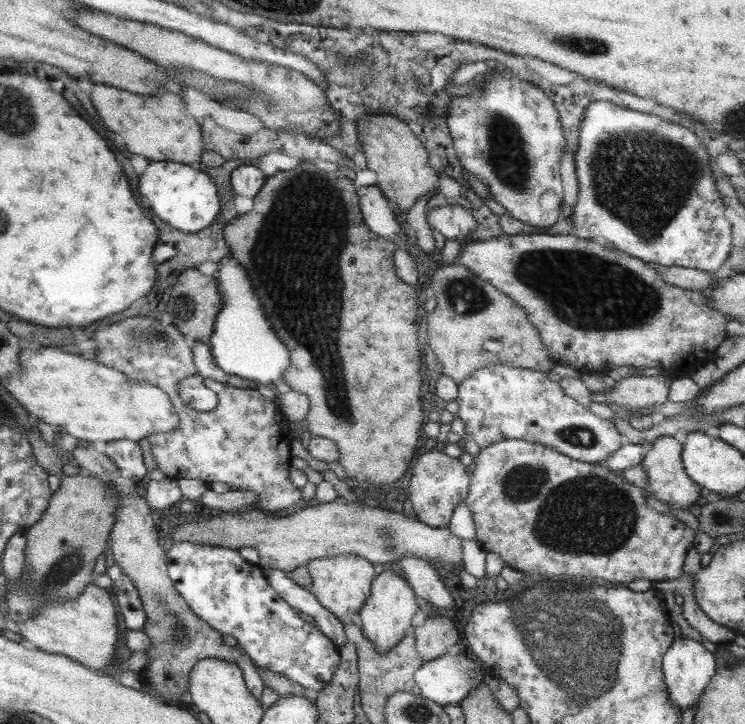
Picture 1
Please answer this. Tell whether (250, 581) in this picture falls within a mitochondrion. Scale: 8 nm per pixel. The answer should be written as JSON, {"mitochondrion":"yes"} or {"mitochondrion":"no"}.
{"mitochondrion":"no"}

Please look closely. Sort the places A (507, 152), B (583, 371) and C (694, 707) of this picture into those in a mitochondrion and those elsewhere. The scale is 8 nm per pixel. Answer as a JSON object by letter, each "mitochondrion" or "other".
{"A":"mitochondrion","B":"other","C":"other"}

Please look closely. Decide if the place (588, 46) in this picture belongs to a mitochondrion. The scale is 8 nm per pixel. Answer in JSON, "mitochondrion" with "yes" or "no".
{"mitochondrion":"yes"}

